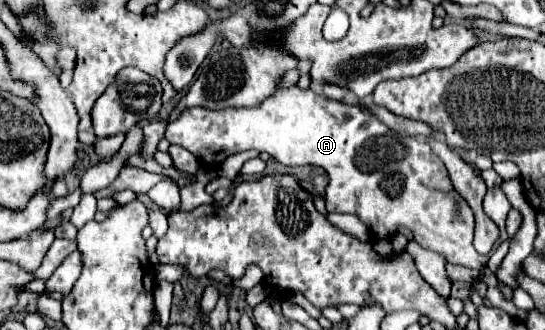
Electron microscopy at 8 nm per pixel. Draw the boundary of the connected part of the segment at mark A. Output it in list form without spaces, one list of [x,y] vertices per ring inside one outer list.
[[[292,86],[288,90],[276,88],[274,96],[264,100],[262,106],[258,108],[228,108],[220,112],[208,112],[206,108],[184,110],[184,114],[180,114],[180,118],[166,128],[166,140],[170,144],[178,144],[190,150],[200,160],[204,160],[208,150],[214,150],[218,154],[210,162],[216,164],[220,164],[230,154],[254,148],[268,152],[284,166],[304,166],[304,164],[320,166],[326,170],[330,178],[324,196],[326,210],[356,214],[368,226],[374,240],[388,240],[398,234],[400,226],[404,226],[412,230],[414,242],[418,242],[426,250],[442,254],[450,264],[462,264],[470,270],[484,270],[488,264],[490,256],[488,254],[480,256],[472,246],[474,214],[468,202],[454,190],[454,186],[450,186],[444,162],[430,152],[428,144],[412,136],[402,136],[390,130],[388,126],[384,126],[382,122],[378,122],[374,116],[370,116],[366,110],[358,106],[326,100],[322,94],[316,94],[310,88],[308,90],[300,90],[298,86]]]

